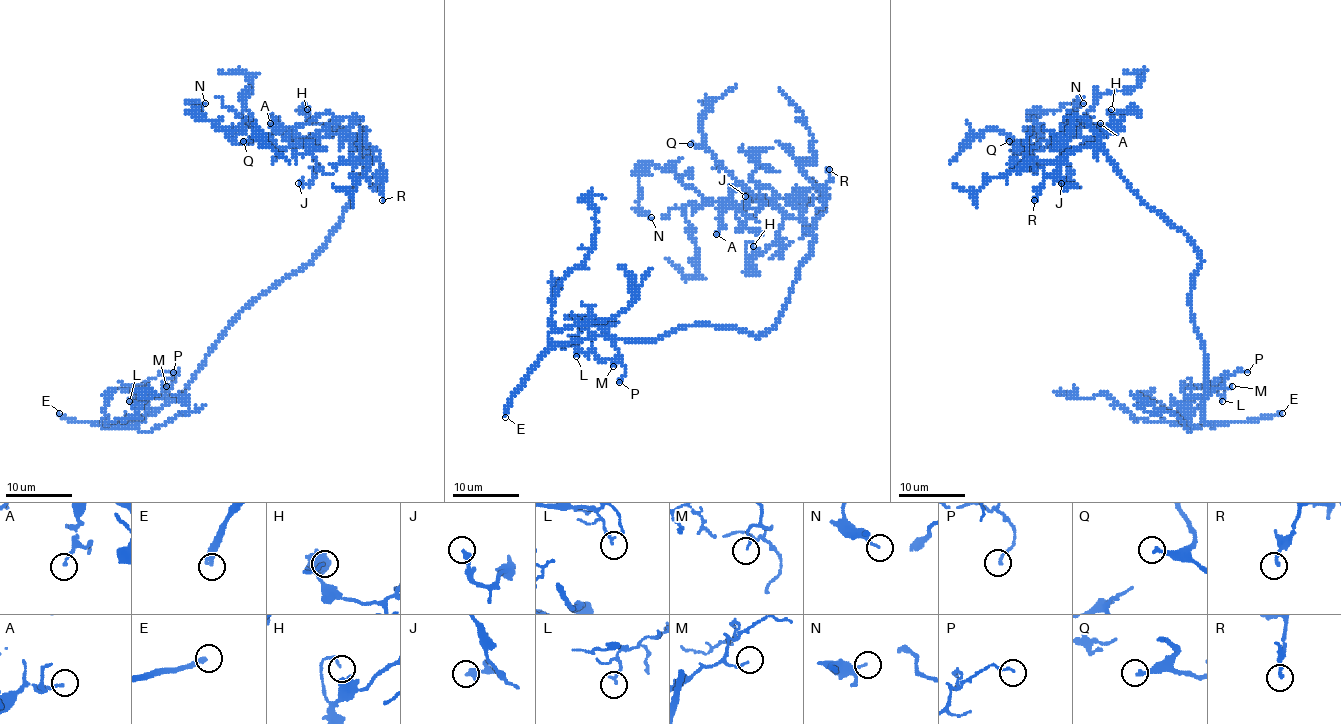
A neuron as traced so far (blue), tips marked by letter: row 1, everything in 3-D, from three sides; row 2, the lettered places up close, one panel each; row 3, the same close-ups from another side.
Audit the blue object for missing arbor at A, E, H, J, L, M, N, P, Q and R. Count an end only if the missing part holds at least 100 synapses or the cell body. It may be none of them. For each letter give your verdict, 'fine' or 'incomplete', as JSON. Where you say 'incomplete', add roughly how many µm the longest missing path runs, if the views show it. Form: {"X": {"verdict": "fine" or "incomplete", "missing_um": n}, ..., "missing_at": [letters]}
{"A": {"verdict": "fine"}, "E": {"verdict": "incomplete", "missing_um": 110}, "H": {"verdict": "fine"}, "J": {"verdict": "fine"}, "L": {"verdict": "fine"}, "M": {"verdict": "fine"}, "N": {"verdict": "fine"}, "P": {"verdict": "fine"}, "Q": {"verdict": "fine"}, "R": {"verdict": "fine"}, "missing_at": ["E"]}

